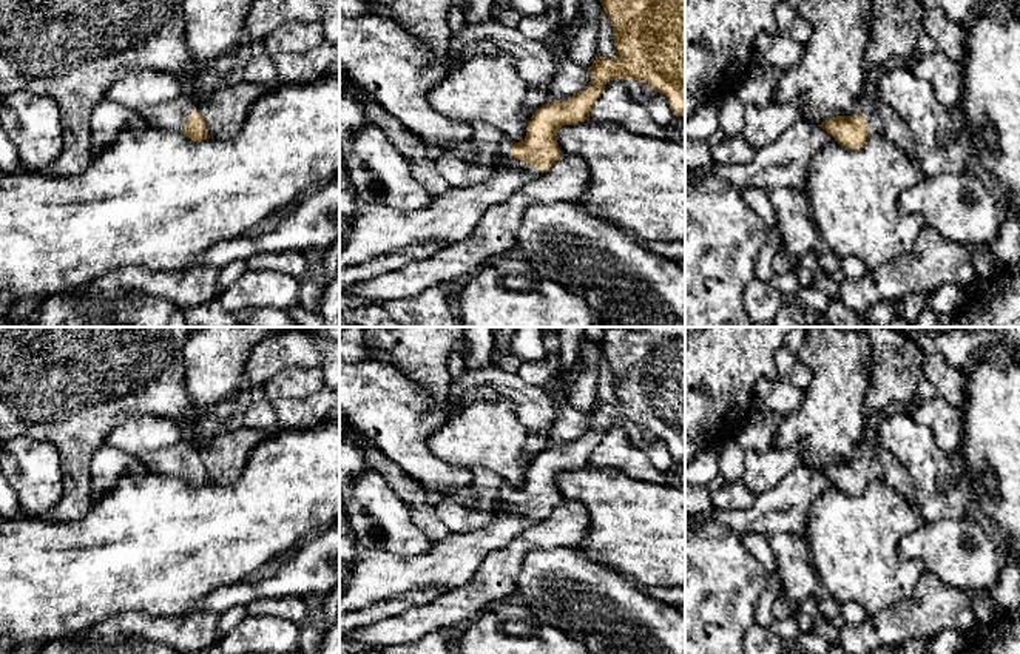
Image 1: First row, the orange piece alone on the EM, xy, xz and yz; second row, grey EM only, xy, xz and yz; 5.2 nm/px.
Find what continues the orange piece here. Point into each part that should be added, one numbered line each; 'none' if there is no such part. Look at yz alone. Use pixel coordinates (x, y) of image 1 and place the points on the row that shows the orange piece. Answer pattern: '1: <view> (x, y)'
1: yz (866, 107)

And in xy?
1: xy (173, 114)

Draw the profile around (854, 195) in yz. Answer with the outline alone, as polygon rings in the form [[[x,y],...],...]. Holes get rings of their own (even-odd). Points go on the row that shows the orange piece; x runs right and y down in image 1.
[[[869,133],[860,150],[827,142],[812,159],[804,193],[818,234],[829,250],[844,259],[855,256],[867,270],[907,255],[926,227],[917,214],[901,214],[898,197],[923,182],[924,174],[915,159],[900,151],[883,133]]]

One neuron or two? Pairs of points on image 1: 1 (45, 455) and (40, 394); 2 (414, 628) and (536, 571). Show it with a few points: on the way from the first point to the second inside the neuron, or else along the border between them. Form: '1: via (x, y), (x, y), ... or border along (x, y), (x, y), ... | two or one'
1: border along (27, 434), (50, 440) | two
2: border along (536, 549), (526, 556), (514, 589) | two

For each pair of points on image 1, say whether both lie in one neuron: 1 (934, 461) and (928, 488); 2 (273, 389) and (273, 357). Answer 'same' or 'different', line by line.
1: same
2: different

